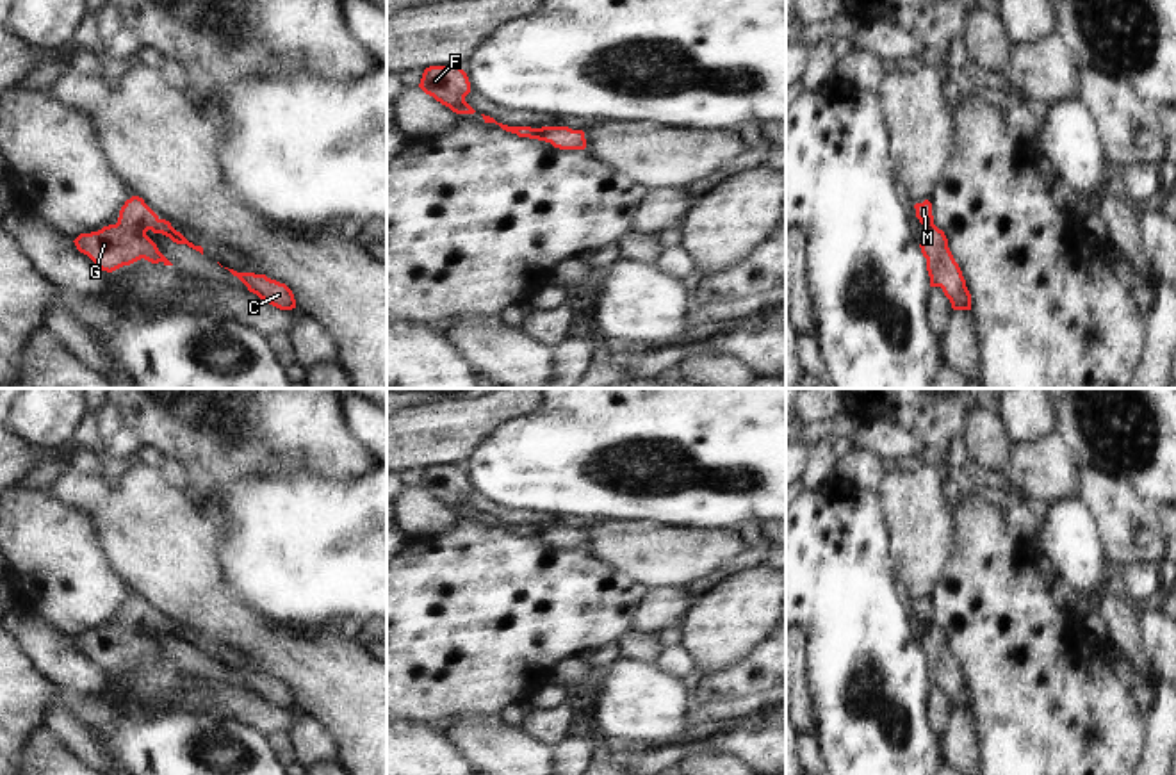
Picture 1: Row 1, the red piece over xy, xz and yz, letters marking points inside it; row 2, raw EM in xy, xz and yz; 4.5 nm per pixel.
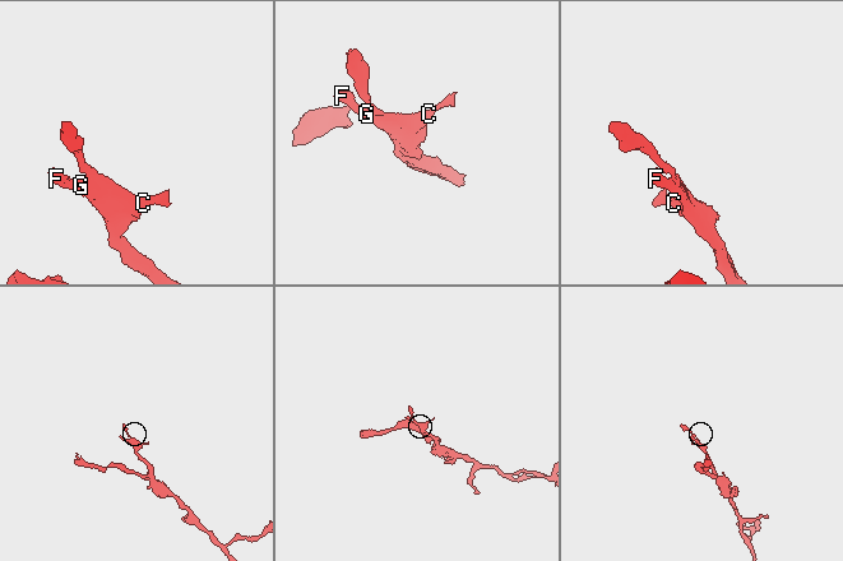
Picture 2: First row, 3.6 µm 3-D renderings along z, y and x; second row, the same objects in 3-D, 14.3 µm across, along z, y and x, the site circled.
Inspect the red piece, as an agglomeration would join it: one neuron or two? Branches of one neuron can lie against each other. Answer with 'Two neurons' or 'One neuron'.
One neuron

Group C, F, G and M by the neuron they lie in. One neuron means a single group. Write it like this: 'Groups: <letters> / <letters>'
Groups: C F G M

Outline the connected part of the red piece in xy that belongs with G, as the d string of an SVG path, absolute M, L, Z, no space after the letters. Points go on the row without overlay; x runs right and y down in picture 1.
M132 595L125 600L116 624L103 625L91 632L80 632L73 641L80 652L87 654L107 672L130 665L141 657L151 663L162 661L164 665L173 665L146 634L148 629L162 632L176 643L187 643L203 654L201 645L189 641L169 620L160 618L139 595Z

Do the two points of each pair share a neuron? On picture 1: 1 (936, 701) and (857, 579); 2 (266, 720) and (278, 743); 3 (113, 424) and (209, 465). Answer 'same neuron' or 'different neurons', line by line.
1: different neurons
2: different neurons
3: different neurons

